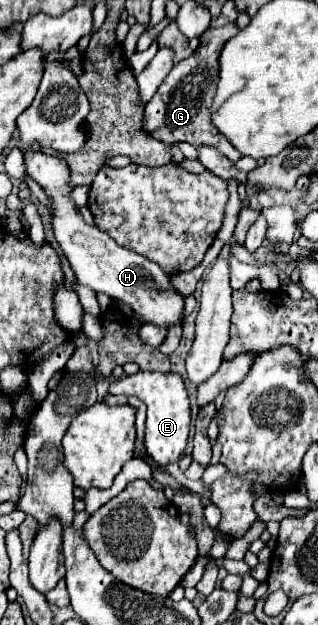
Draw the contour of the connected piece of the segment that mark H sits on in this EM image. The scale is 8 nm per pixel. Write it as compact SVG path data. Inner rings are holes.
M28 151L26 153L26 173L42 187L42 191L48 195L52 209L52 229L58 247L62 249L64 257L68 259L78 283L88 285L94 291L102 291L108 297L116 299L122 305L128 305L134 313L140 313L144 323L154 323L170 329L174 323L182 323L182 307L184 299L180 293L174 291L170 285L170 277L150 259L128 251L126 247L120 247L112 237L108 237L98 227L88 225L76 203L72 201L72 189L70 183L70 167L66 159L46 155L40 151Z

